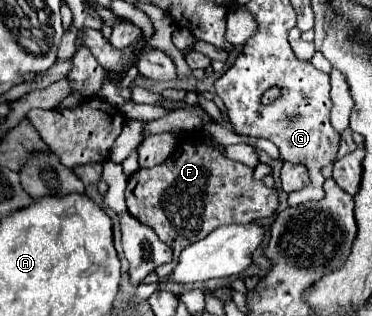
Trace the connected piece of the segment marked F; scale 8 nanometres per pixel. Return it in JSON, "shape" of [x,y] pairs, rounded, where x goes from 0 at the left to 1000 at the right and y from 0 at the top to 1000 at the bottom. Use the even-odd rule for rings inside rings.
{"shape":[[[489,418],[468,487],[430,525],[366,544],[344,563],[339,646],[360,690],[403,715],[419,747],[462,785],[462,829],[419,848],[425,880],[452,873],[489,785],[559,747],[586,715],[661,709],[694,690],[726,690],[747,658],[742,601],[715,595],[677,557],[677,532],[608,500],[591,475],[543,449],[543,418]],[[656,614],[656,633],[640,633]]]}

